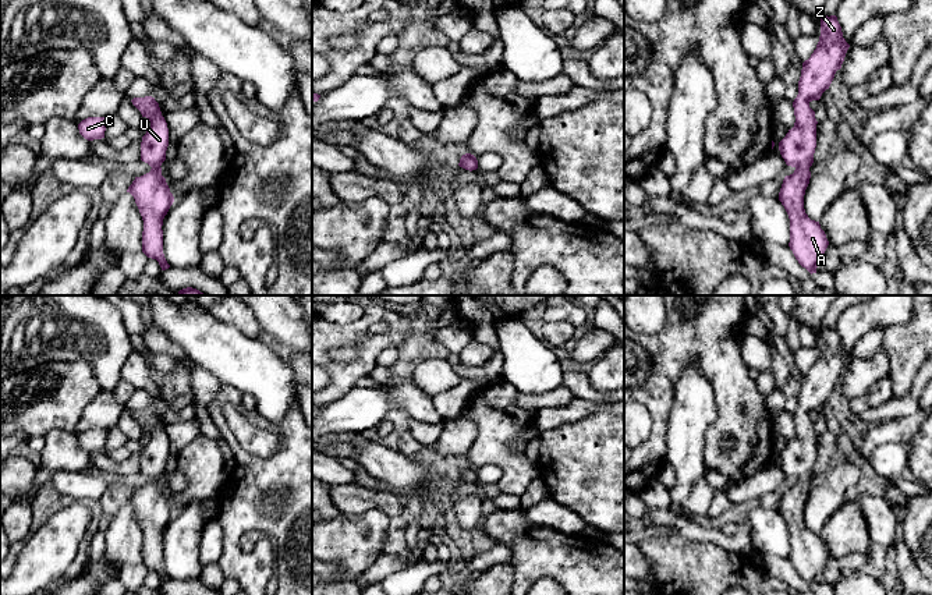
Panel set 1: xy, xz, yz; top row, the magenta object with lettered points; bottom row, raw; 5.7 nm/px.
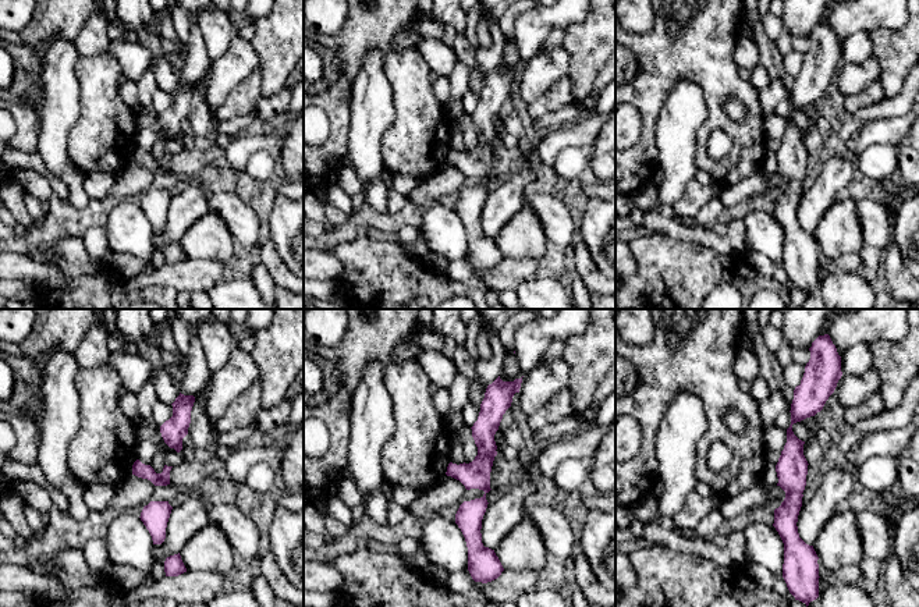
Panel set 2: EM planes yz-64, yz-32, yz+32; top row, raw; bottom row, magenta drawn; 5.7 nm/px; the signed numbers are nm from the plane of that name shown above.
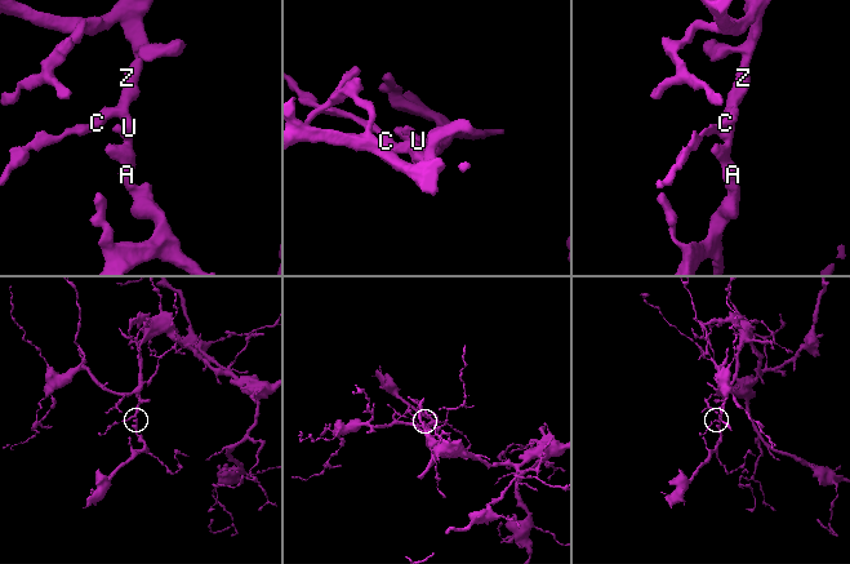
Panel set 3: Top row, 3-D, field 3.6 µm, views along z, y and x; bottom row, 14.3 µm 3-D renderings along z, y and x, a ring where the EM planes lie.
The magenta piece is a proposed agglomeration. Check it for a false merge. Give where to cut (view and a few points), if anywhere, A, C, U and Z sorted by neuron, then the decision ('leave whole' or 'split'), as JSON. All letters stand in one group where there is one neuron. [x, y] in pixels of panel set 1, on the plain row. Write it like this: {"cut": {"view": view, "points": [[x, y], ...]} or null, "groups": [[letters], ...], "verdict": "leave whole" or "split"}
{"cut": null, "groups": [["A", "C", "U", "Z"]], "verdict": "leave whole"}

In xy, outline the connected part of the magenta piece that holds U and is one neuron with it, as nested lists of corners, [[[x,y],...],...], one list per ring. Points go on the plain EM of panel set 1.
[[[152,408],[134,410],[132,417],[141,424],[142,429],[150,433],[150,439],[142,449],[141,472],[152,481],[149,485],[135,489],[128,499],[143,532],[142,564],[156,571],[166,582],[170,580],[163,566],[163,531],[174,514],[174,509],[162,488],[162,475],[166,472],[169,458],[169,440],[162,428],[159,415]]]

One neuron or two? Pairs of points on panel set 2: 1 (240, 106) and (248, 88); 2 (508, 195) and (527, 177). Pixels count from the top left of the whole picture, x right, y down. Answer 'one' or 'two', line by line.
1: one
2: one

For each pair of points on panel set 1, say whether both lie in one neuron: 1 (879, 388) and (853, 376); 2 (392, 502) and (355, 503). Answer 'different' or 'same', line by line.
1: different
2: same

